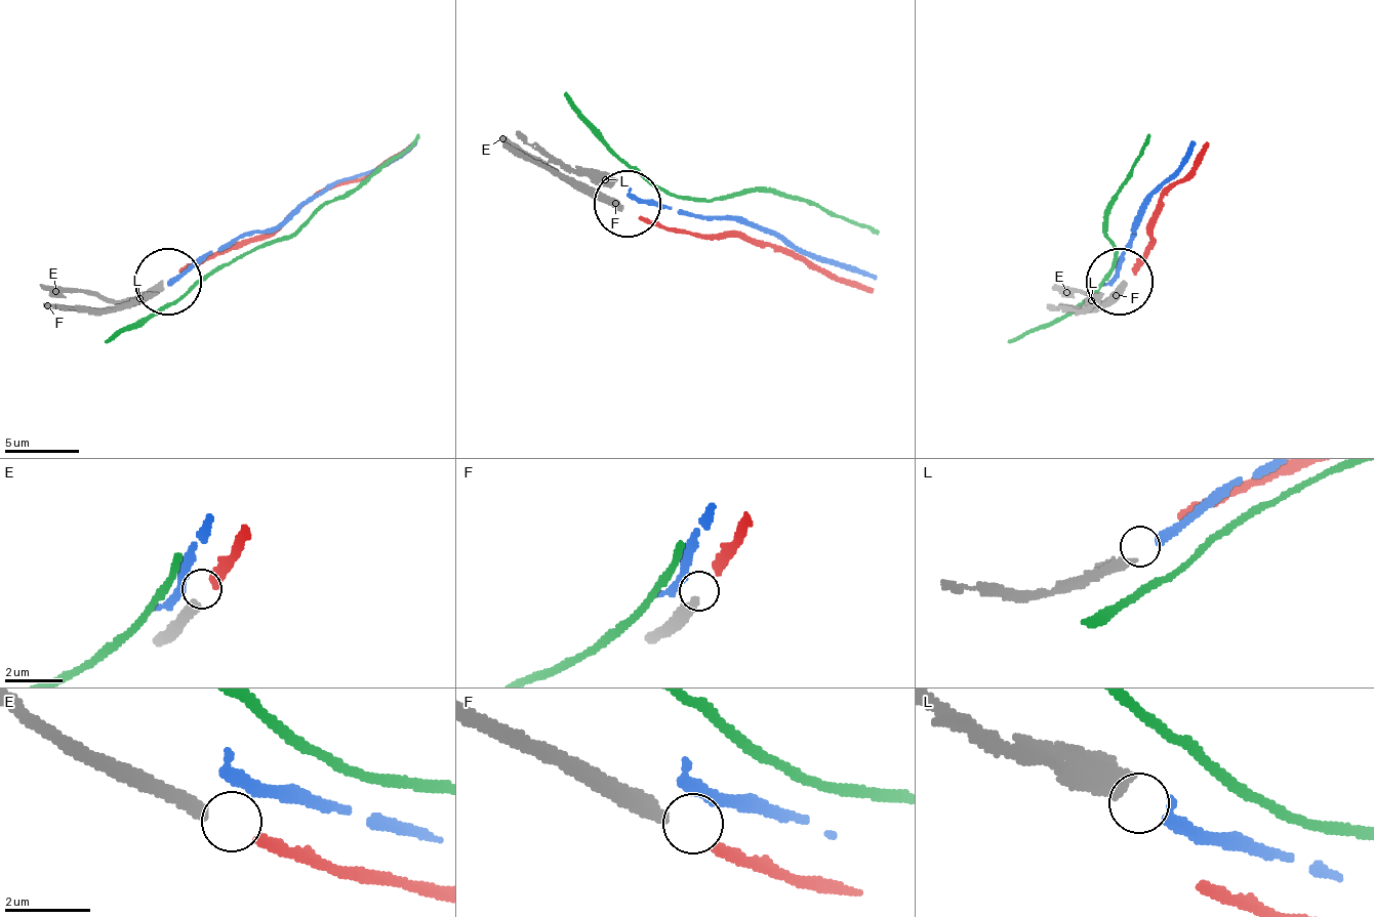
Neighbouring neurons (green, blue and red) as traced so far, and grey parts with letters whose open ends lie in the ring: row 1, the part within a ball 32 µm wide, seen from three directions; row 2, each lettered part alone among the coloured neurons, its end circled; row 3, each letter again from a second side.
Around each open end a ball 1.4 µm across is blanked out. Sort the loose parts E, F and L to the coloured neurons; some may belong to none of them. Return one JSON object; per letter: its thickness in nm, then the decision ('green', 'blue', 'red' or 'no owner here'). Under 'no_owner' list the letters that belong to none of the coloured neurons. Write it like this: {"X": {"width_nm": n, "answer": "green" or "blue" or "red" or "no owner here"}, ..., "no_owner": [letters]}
{"E": {"width_nm": 280, "answer": "red"}, "F": {"width_nm": 320, "answer": "no owner here"}, "L": {"width_nm": 440, "answer": "blue"}, "no_owner": ["F"]}

